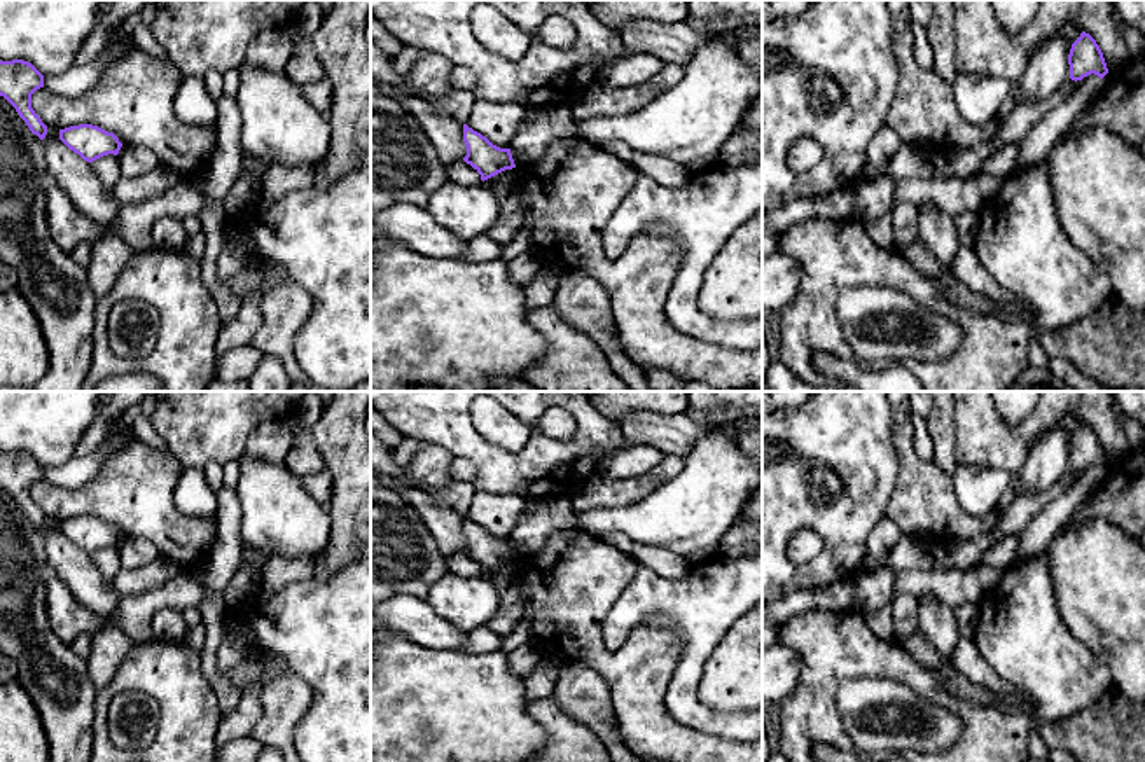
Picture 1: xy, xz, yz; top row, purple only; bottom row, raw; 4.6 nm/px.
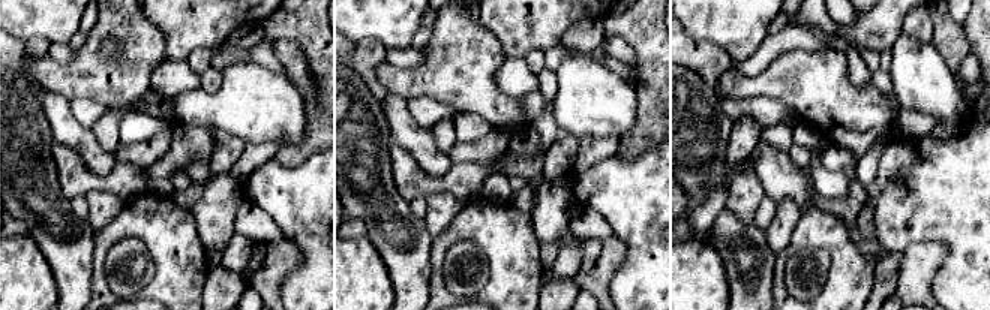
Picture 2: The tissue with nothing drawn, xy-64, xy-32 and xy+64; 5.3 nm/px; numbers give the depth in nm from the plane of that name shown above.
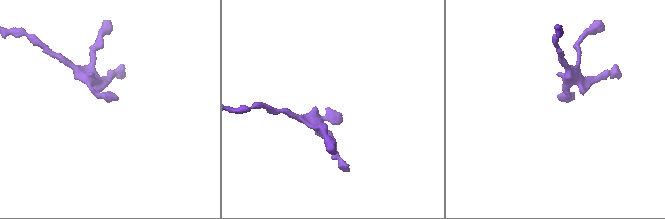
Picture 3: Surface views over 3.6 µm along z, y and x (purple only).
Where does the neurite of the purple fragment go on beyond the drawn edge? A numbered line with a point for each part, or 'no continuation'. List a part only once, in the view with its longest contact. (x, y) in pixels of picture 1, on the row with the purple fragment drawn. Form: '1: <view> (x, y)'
no continuation

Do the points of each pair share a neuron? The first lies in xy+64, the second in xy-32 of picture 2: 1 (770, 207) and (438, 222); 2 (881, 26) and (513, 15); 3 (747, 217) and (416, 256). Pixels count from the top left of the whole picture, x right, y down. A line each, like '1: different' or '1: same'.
1: different
2: same
3: different

